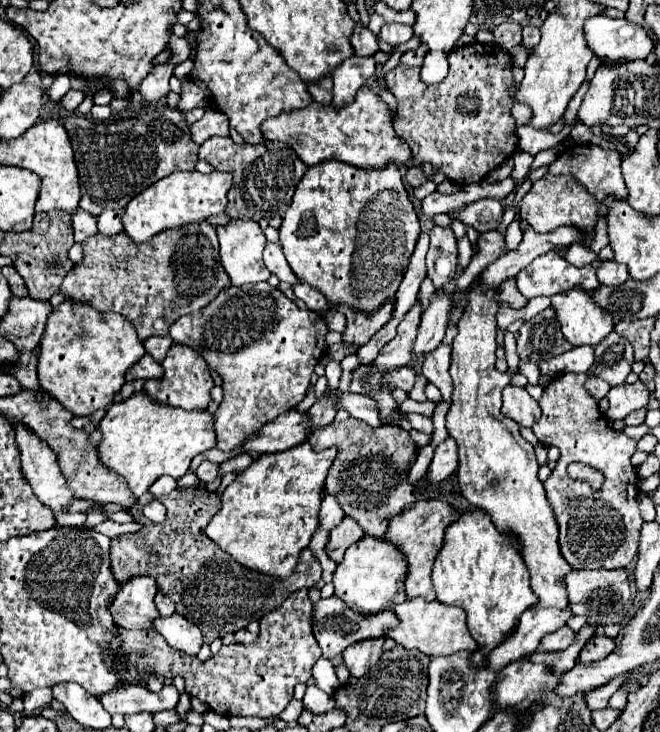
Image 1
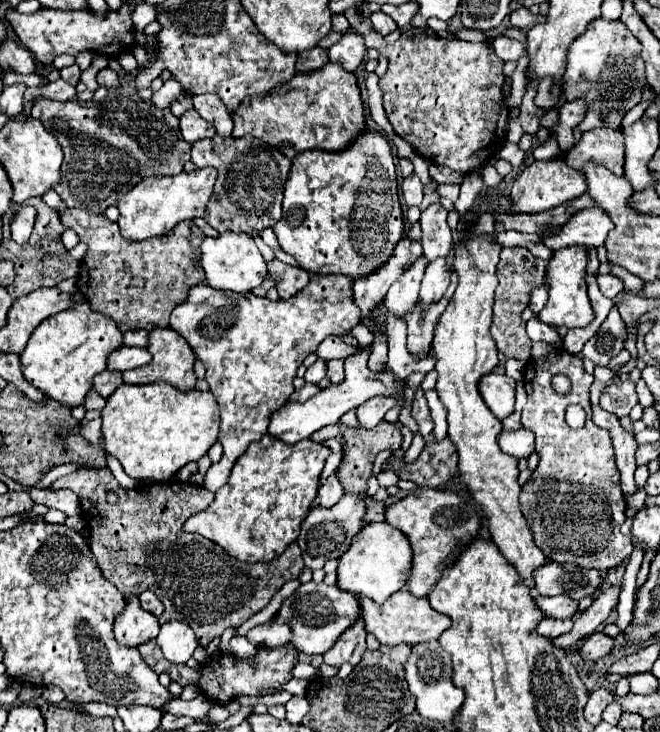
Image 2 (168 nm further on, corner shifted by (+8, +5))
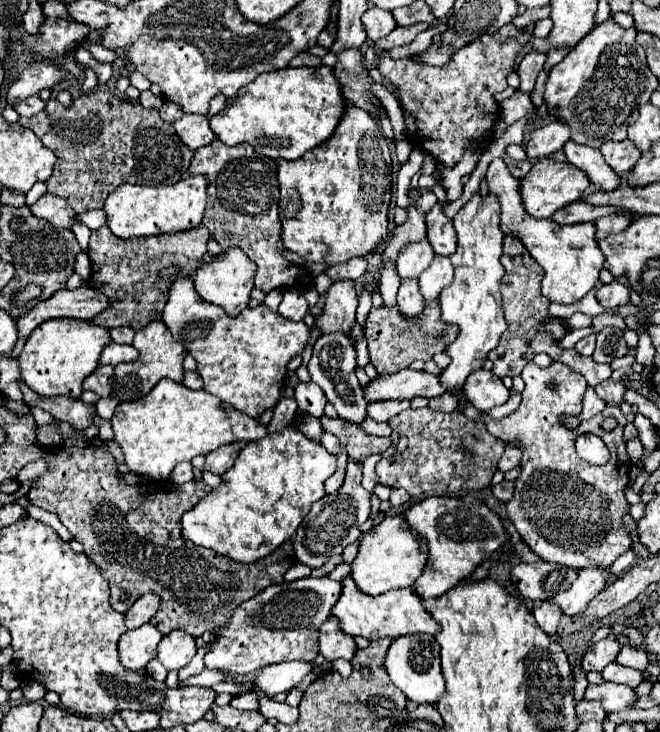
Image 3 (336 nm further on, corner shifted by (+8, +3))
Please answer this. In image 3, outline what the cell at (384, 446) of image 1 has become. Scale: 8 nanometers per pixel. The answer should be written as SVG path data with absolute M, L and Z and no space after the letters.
M320 418L324 432L334 434L346 448L350 460L362 464L368 456L372 454L382 454L392 446L390 438L380 438L380 436L370 436L364 430L360 430L356 424L346 422L342 418Z

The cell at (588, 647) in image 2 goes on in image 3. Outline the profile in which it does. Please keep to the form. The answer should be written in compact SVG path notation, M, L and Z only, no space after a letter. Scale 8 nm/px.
M612 638L600 640L598 644L594 644L594 646L584 654L584 658L582 658L582 668L584 668L586 672L590 672L590 670L600 672L604 666L608 666L610 662L616 660L618 652L620 652L620 642L618 642L616 638L614 638L614 640L612 640Z

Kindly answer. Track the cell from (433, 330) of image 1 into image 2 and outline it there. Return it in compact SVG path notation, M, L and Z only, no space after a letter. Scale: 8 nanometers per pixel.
M436 258L426 266L426 274L420 286L420 302L424 306L440 300L450 284L450 266L446 258Z

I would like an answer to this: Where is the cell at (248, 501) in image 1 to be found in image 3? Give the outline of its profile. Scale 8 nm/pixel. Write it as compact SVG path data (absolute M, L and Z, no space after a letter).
M292 426L258 442L250 442L240 450L234 466L222 476L222 484L182 516L182 536L198 546L212 548L214 552L224 554L230 560L246 564L262 560L294 536L304 516L310 512L310 506L324 496L324 482L334 474L334 470L334 456L326 452L322 444L308 440Z

